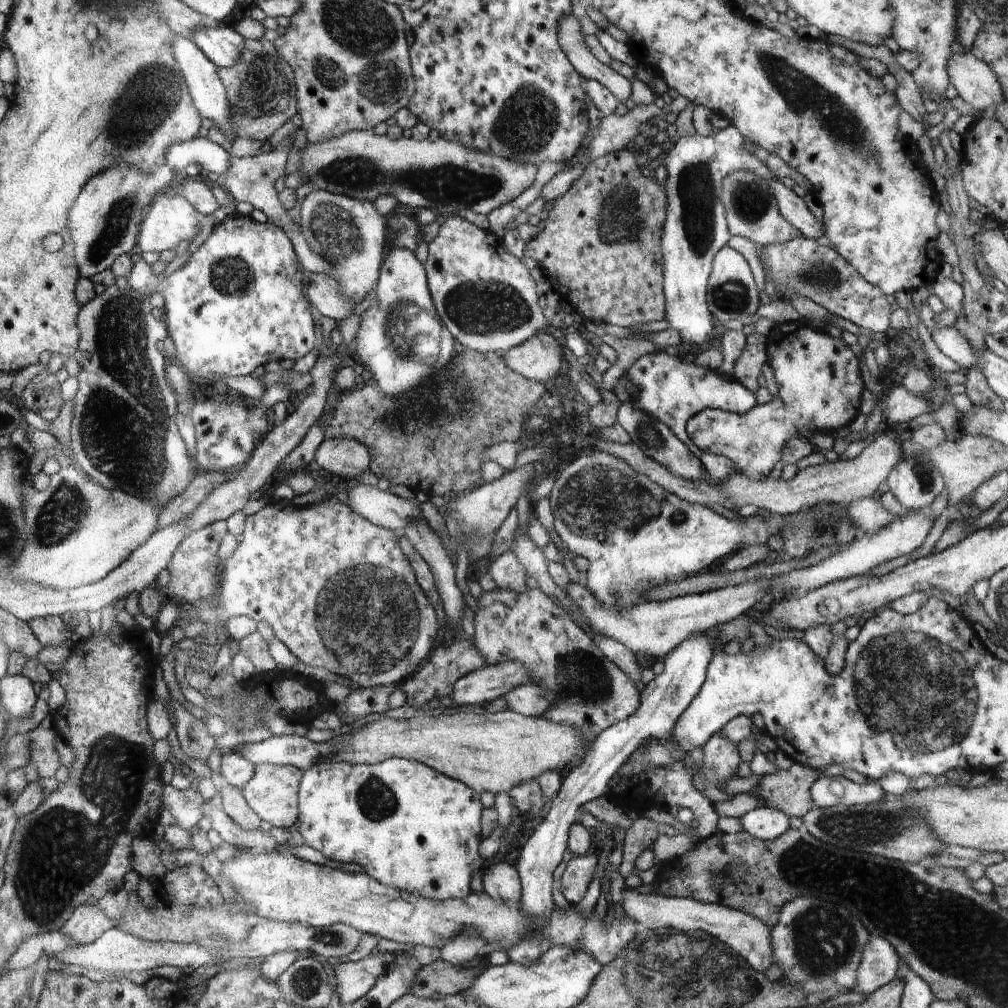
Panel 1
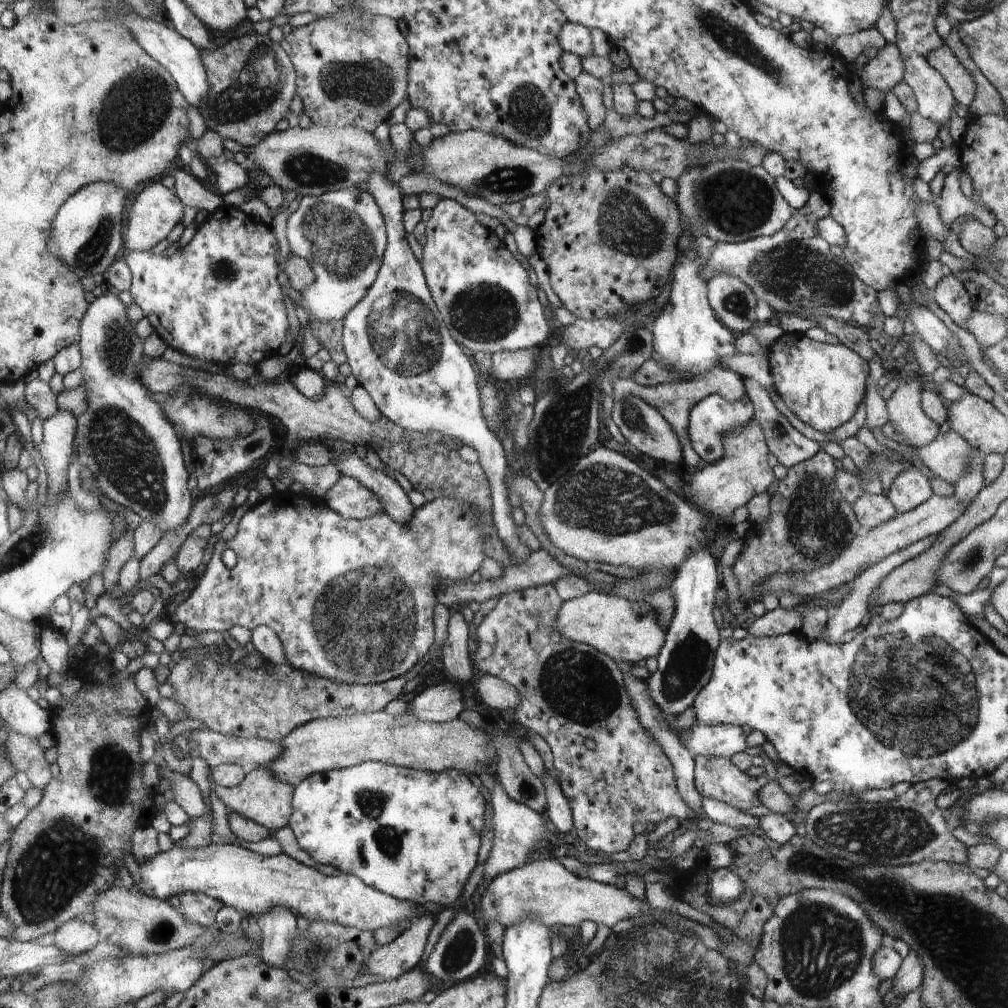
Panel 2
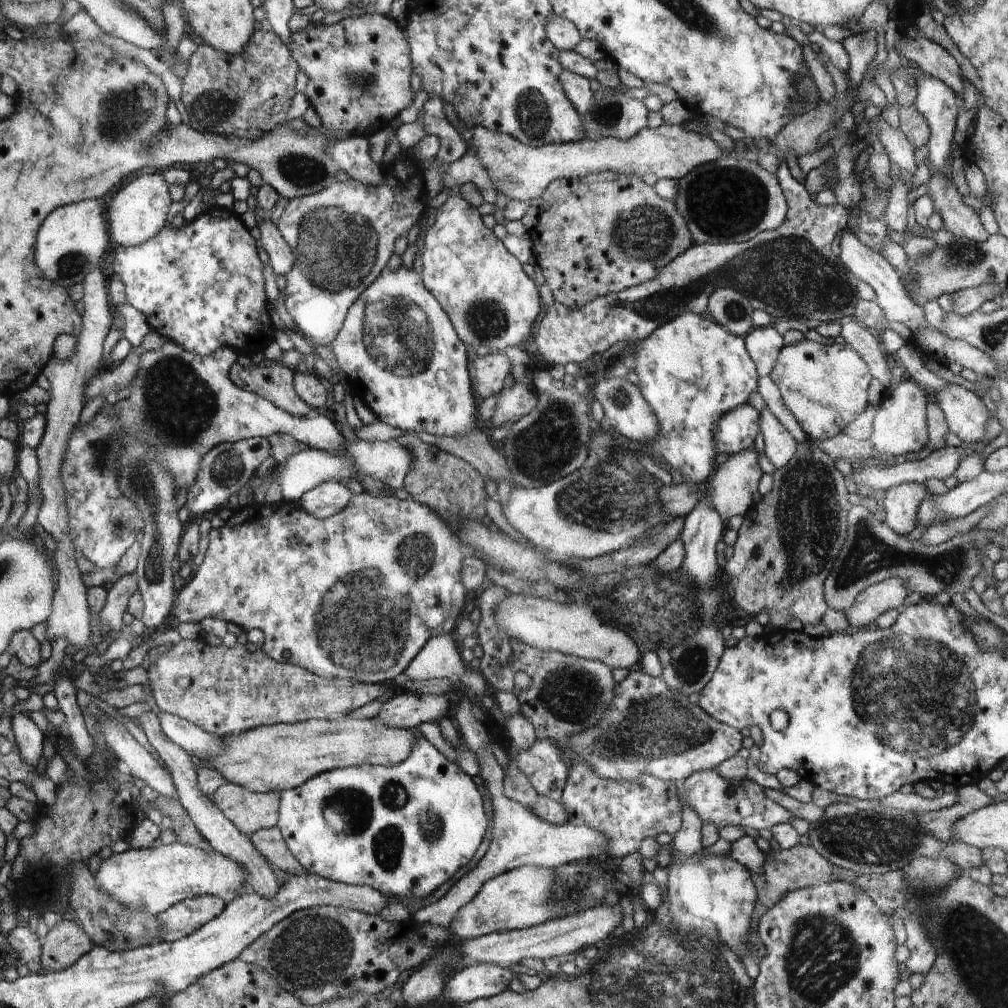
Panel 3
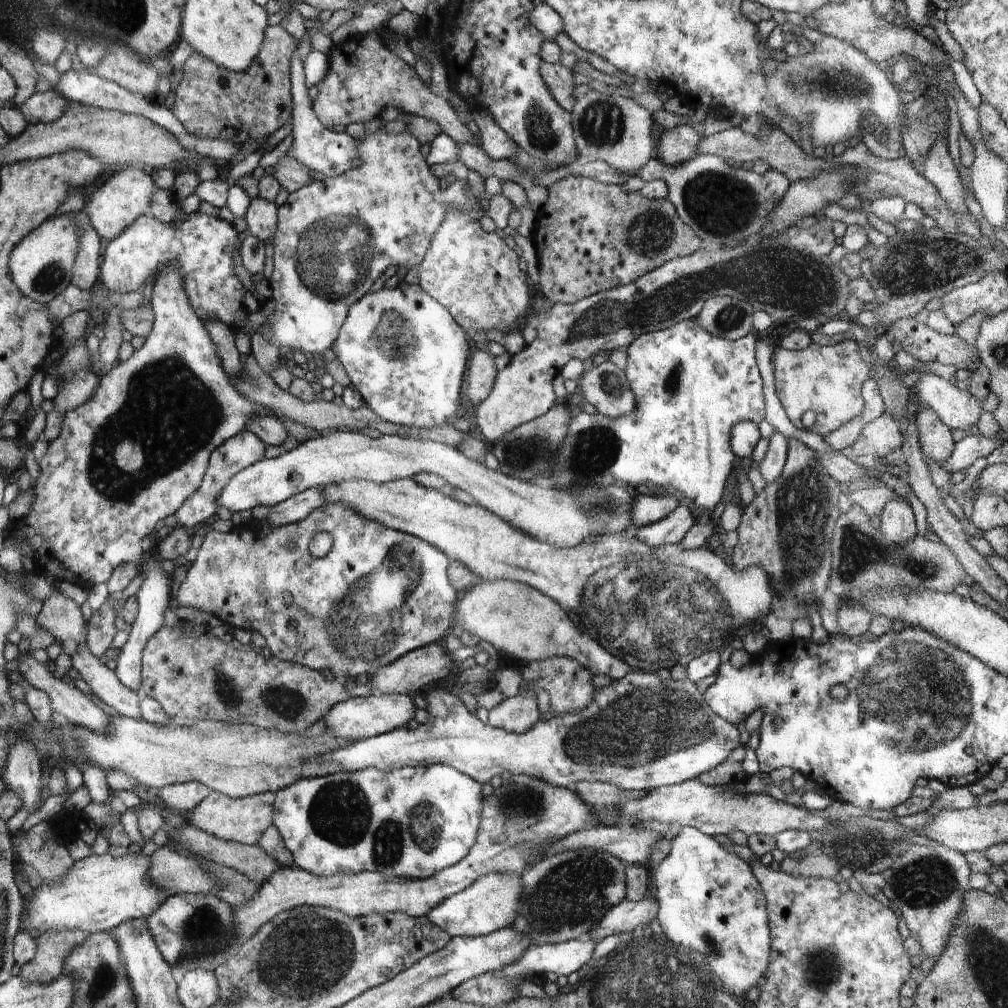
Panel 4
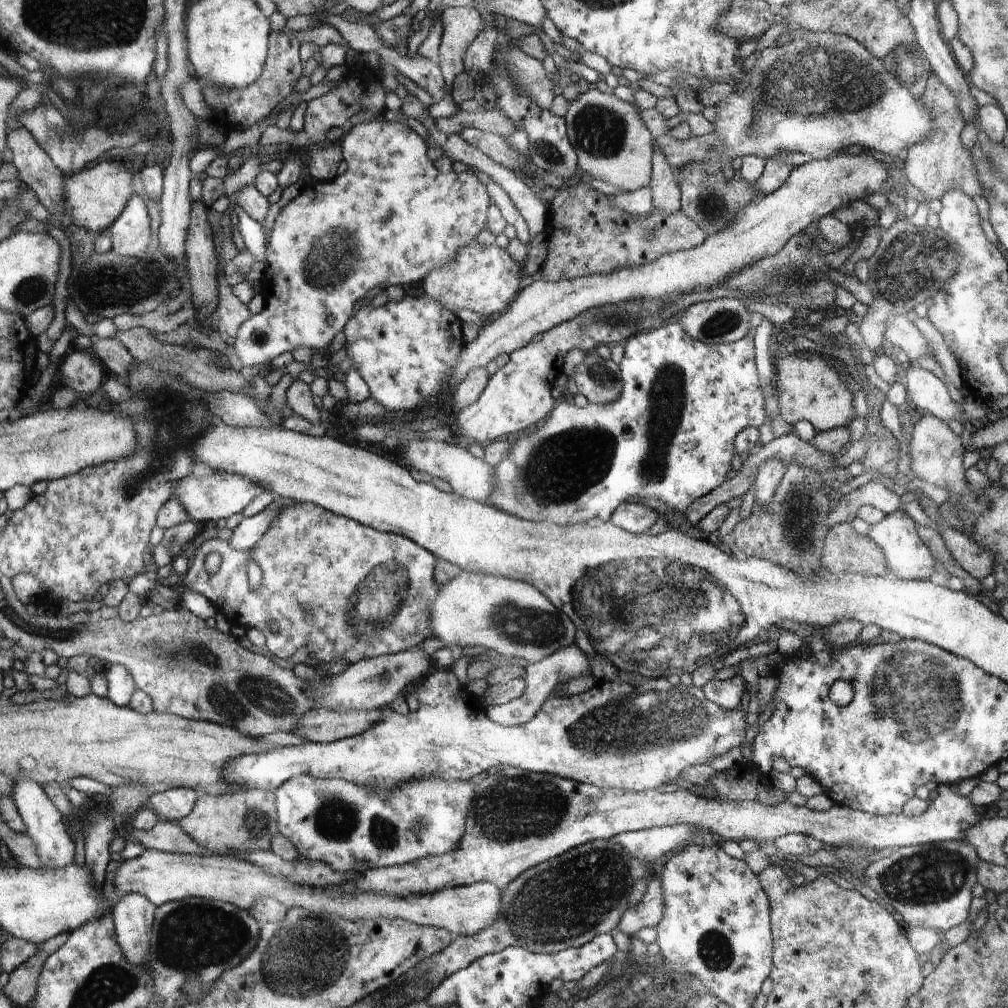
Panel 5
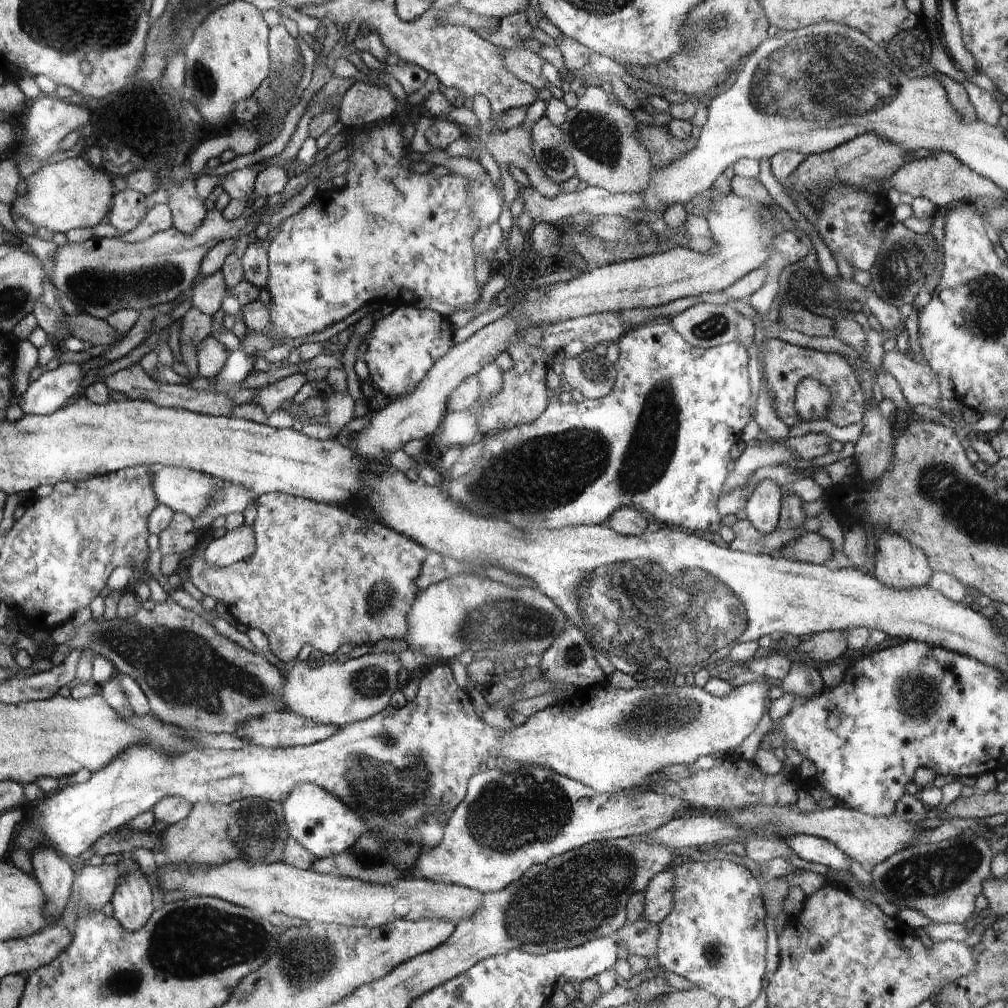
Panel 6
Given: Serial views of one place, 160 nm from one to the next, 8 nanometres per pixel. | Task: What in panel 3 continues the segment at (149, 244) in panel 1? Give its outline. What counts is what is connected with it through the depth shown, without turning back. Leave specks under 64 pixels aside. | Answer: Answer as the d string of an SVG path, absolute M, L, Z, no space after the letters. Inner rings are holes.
M150 170L134 176L110 197L107 204L111 239L120 247L137 247L152 240L164 229L170 204L172 200L168 194L168 184L160 171Z

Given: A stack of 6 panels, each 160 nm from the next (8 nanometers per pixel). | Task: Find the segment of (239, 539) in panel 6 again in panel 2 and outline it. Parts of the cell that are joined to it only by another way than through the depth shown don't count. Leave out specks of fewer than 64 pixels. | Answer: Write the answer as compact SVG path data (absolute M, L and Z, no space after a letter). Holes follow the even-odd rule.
M341 475L325 500L331 509L351 519L364 520L385 512L378 497L361 481L348 475Z

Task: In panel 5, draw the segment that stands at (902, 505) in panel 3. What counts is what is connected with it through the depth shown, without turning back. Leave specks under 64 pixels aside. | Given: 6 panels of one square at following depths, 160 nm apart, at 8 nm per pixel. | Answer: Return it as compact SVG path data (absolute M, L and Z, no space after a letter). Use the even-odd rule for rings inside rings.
M904 510L887 514L867 534L882 550L891 574L901 579L928 579L934 572L934 559L916 531L916 523Z

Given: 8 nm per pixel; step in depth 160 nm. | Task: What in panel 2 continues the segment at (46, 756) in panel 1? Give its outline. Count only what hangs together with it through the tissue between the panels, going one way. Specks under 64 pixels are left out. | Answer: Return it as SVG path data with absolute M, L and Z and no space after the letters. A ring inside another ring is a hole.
M8 729L9 735L4 748L9 761L17 768L17 772L23 771L36 788L45 788L50 782L50 763L46 760L46 750L40 747L40 741L36 737L27 737L12 729Z

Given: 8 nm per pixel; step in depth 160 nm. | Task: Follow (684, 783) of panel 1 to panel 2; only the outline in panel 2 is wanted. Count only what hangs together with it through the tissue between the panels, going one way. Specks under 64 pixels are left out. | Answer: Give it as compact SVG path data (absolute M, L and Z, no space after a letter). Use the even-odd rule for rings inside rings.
M546 583L540 586L528 587L521 591L512 591L504 593L499 596L499 602L482 620L481 624L476 627L477 634L477 648L476 651L471 653L474 669L477 673L488 674L499 679L504 679L508 684L511 684L521 696L520 704L515 708L516 720L540 734L550 746L553 756L554 768L560 774L560 784L562 784L562 791L565 793L568 800L572 800L573 823L574 832L573 836L580 837L580 840L593 850L595 853L608 853L620 852L627 850L630 843L634 839L634 824L641 822L647 824L650 828L656 826L658 822L675 816L679 822L684 819L697 822L699 819L706 818L704 811L695 813L693 808L683 801L681 794L678 792L677 784L675 783L675 774L673 771L673 764L670 759L664 754L656 739L642 726L641 719L638 718L637 709L634 708L632 698L629 696L628 689L625 687L624 676L622 668L617 664L613 657L609 657L606 653L600 652L597 648L592 648L590 645L584 643L577 643L563 637L558 628L554 625L557 624L558 615L560 615L561 608L564 606L564 601L558 594L557 589L553 584Z

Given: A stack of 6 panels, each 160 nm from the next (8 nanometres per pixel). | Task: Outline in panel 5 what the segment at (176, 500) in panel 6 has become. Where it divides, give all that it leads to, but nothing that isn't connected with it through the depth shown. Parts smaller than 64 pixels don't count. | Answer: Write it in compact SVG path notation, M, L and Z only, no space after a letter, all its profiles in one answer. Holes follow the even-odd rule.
M198 463L185 479L179 481L174 496L183 502L192 521L206 526L217 520L222 520L222 518L226 520L243 511L256 498L257 494L264 491L264 487L258 487L246 476L216 472L211 466Z

